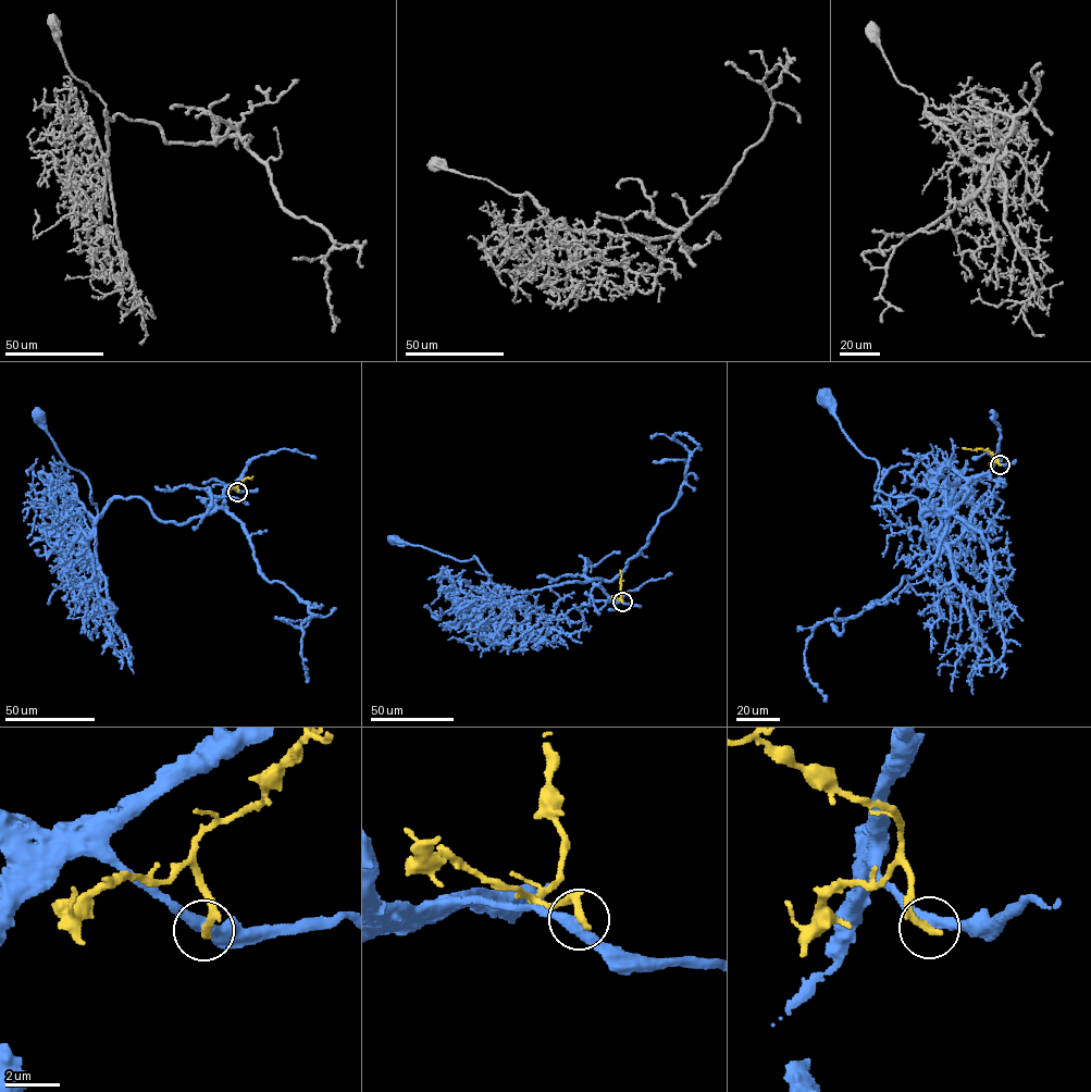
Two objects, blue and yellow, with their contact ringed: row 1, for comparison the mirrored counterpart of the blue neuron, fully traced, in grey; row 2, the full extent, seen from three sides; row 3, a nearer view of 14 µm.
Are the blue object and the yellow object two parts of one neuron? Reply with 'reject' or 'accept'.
reject

